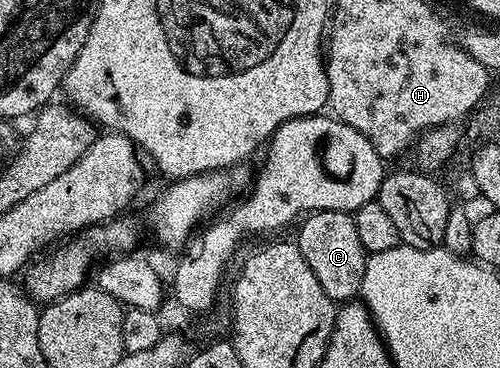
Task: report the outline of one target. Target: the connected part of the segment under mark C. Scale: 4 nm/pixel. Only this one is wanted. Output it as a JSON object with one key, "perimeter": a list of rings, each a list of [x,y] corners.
{"perimeter":[[[314,210],[301,224],[301,231],[295,235],[295,241],[299,252],[303,252],[303,260],[307,260],[311,272],[315,272],[323,292],[327,292],[327,296],[331,296],[331,300],[338,304],[354,301],[361,293],[367,255],[359,241],[353,214]]]}

